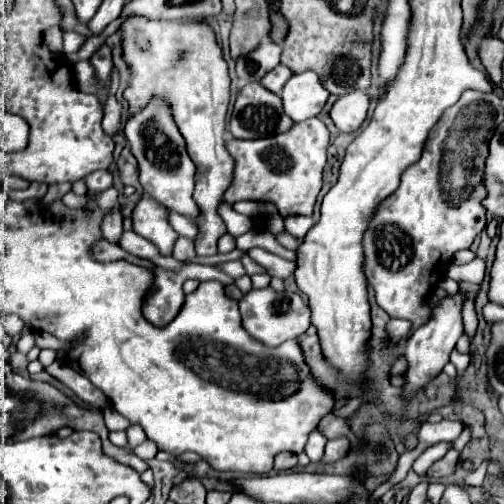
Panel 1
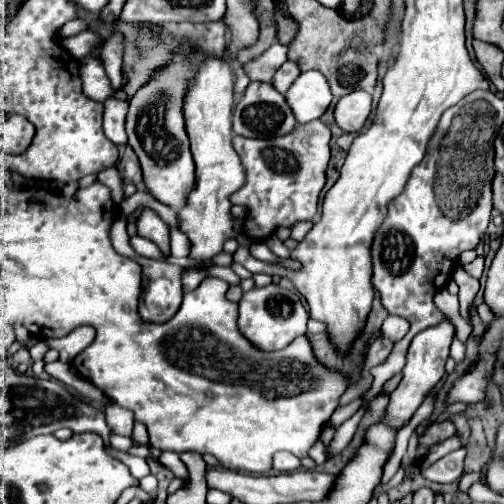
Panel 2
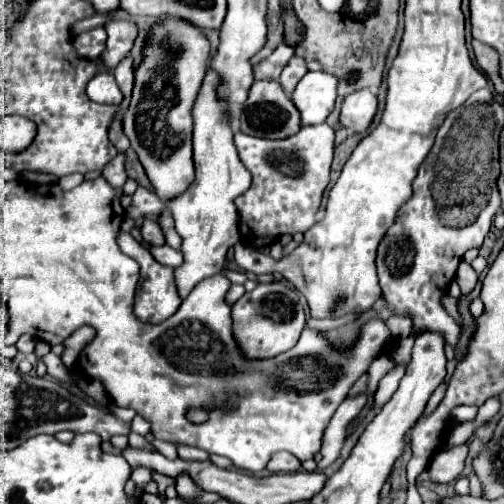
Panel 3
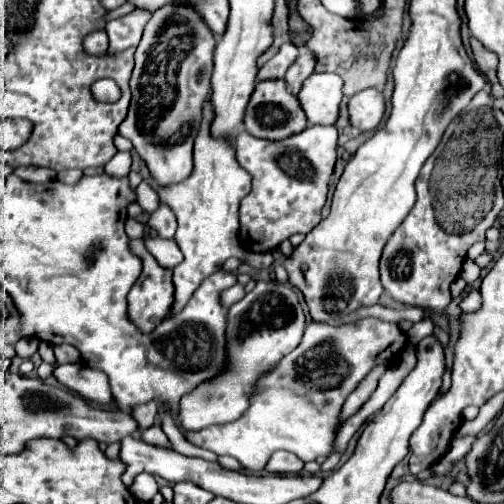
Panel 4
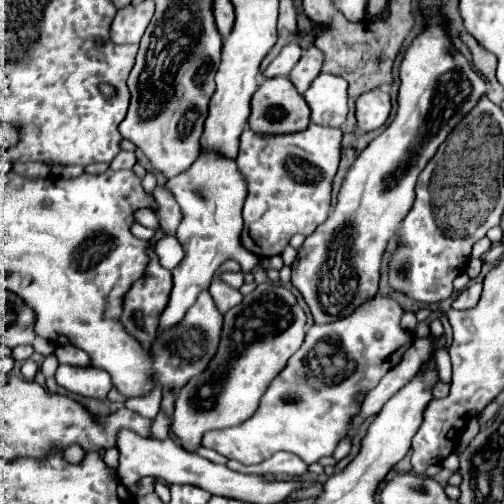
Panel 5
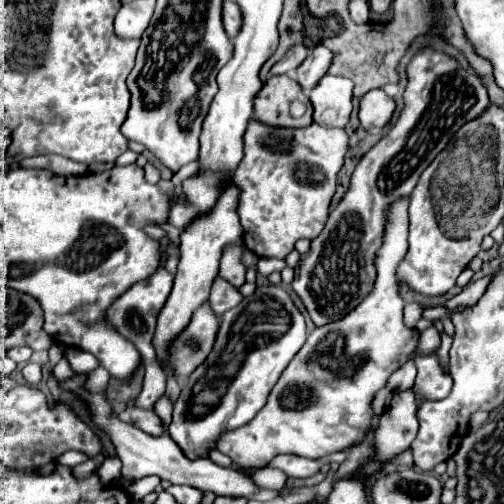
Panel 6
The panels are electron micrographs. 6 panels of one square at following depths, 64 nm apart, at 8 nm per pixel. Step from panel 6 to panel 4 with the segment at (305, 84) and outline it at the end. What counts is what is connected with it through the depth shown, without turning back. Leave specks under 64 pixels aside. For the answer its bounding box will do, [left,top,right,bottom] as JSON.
[284,50,316,94]

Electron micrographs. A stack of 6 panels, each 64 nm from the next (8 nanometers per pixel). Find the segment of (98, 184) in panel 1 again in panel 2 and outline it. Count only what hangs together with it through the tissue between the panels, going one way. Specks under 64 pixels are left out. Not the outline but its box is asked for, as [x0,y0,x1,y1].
[98,166,124,204]

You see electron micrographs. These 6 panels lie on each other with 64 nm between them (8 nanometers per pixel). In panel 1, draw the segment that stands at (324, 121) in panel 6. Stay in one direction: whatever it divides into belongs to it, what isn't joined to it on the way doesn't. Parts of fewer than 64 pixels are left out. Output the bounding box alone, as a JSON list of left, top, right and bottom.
[280,72,330,122]

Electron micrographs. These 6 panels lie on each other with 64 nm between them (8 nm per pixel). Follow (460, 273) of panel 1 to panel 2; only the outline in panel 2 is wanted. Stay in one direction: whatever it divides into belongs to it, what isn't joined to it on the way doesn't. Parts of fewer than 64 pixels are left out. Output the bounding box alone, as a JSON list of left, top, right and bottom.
[463,256,485,279]

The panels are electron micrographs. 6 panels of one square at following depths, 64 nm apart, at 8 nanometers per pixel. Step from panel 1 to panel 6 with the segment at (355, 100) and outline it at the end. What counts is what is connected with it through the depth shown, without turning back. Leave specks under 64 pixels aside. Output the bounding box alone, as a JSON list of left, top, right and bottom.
[360,90,396,130]

